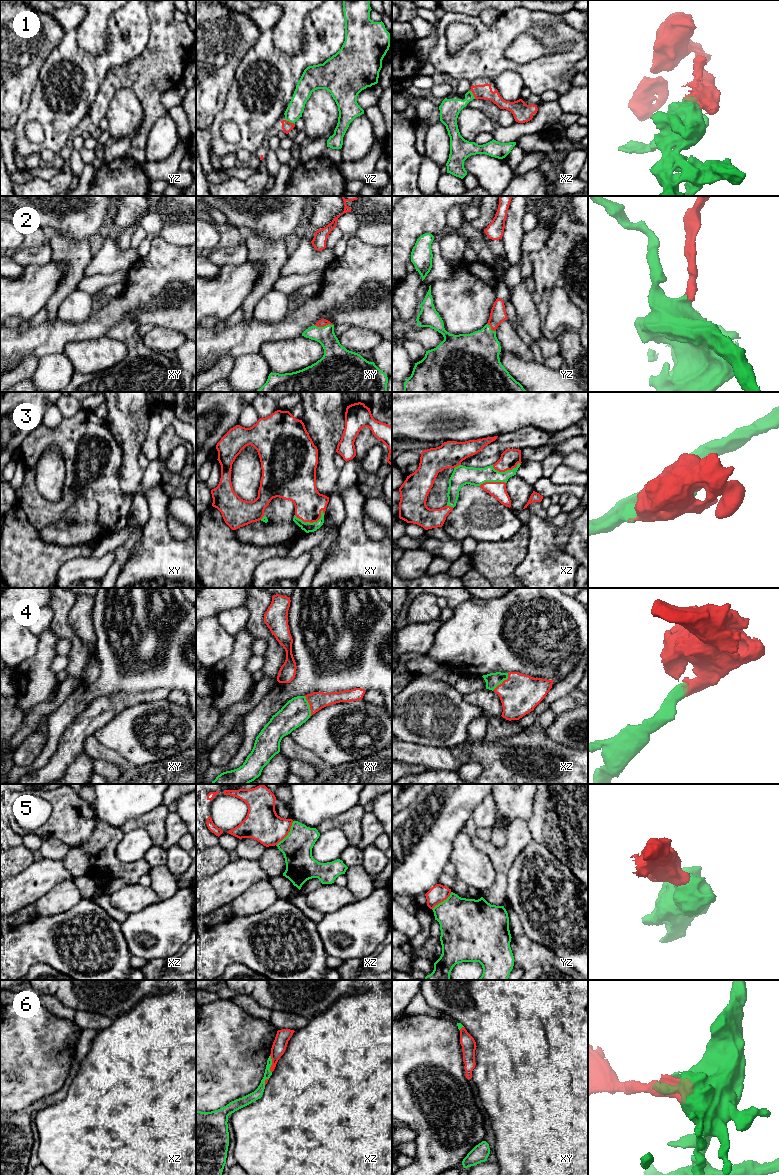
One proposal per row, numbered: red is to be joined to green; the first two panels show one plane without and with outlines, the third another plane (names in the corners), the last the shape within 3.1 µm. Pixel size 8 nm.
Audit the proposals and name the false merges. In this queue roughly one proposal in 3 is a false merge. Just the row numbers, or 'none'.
5, 6

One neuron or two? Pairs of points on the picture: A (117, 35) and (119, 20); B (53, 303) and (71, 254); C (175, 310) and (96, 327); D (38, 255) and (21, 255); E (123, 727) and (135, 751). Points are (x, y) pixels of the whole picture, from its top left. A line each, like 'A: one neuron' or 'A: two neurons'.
A: one neuron
B: one neuron
C: one neuron
D: one neuron
E: one neuron

